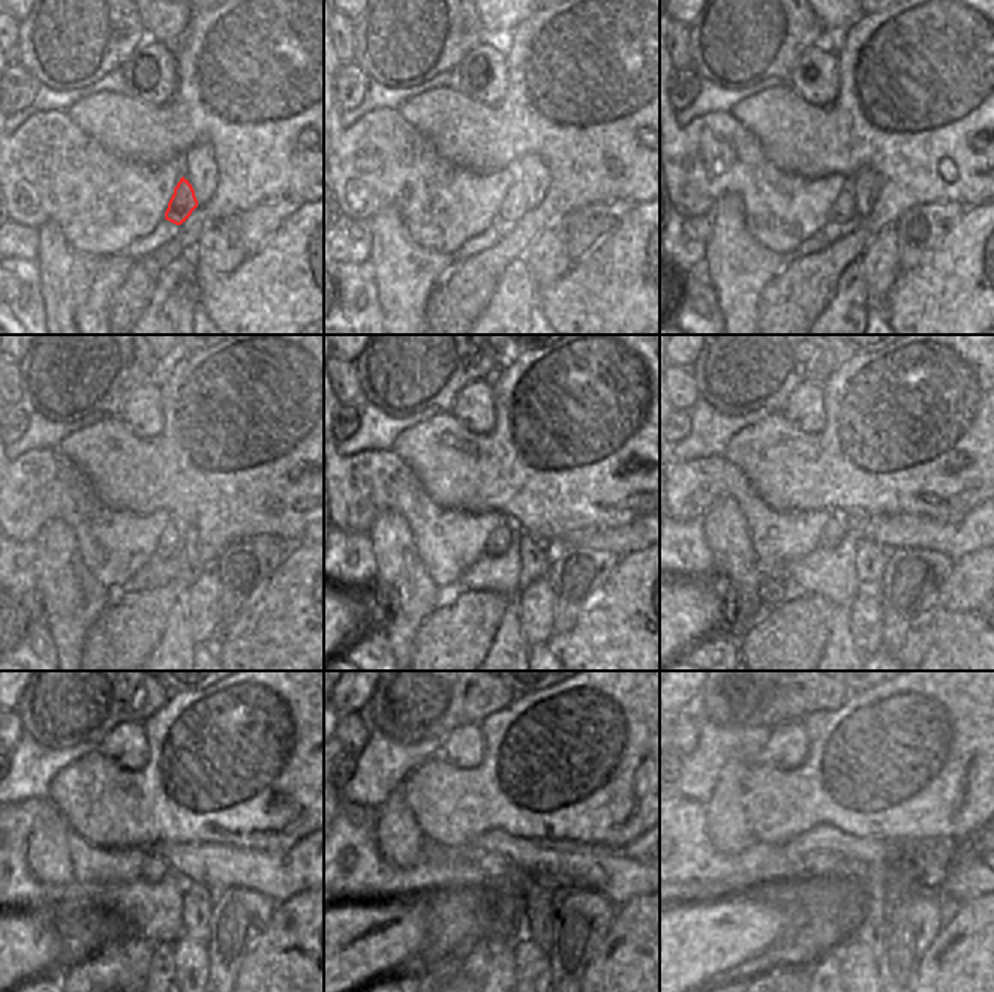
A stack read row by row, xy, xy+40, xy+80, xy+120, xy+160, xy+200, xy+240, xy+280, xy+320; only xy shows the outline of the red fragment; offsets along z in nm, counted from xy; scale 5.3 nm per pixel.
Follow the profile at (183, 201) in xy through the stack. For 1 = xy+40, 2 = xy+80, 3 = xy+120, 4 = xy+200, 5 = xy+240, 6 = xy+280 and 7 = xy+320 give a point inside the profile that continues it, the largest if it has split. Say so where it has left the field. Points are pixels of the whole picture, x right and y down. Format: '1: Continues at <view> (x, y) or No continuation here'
1: Continues at xy+40 (514, 204)
2: Continues at xy+80 (844, 210)
3: Continues at xy+120 (173, 533)
4: Continues at xy+200 (834, 532)
5: Continues at xy+240 (155, 866)
6: Continues at xy+280 (492, 863)
7: Continues at xy+320 (819, 863).

